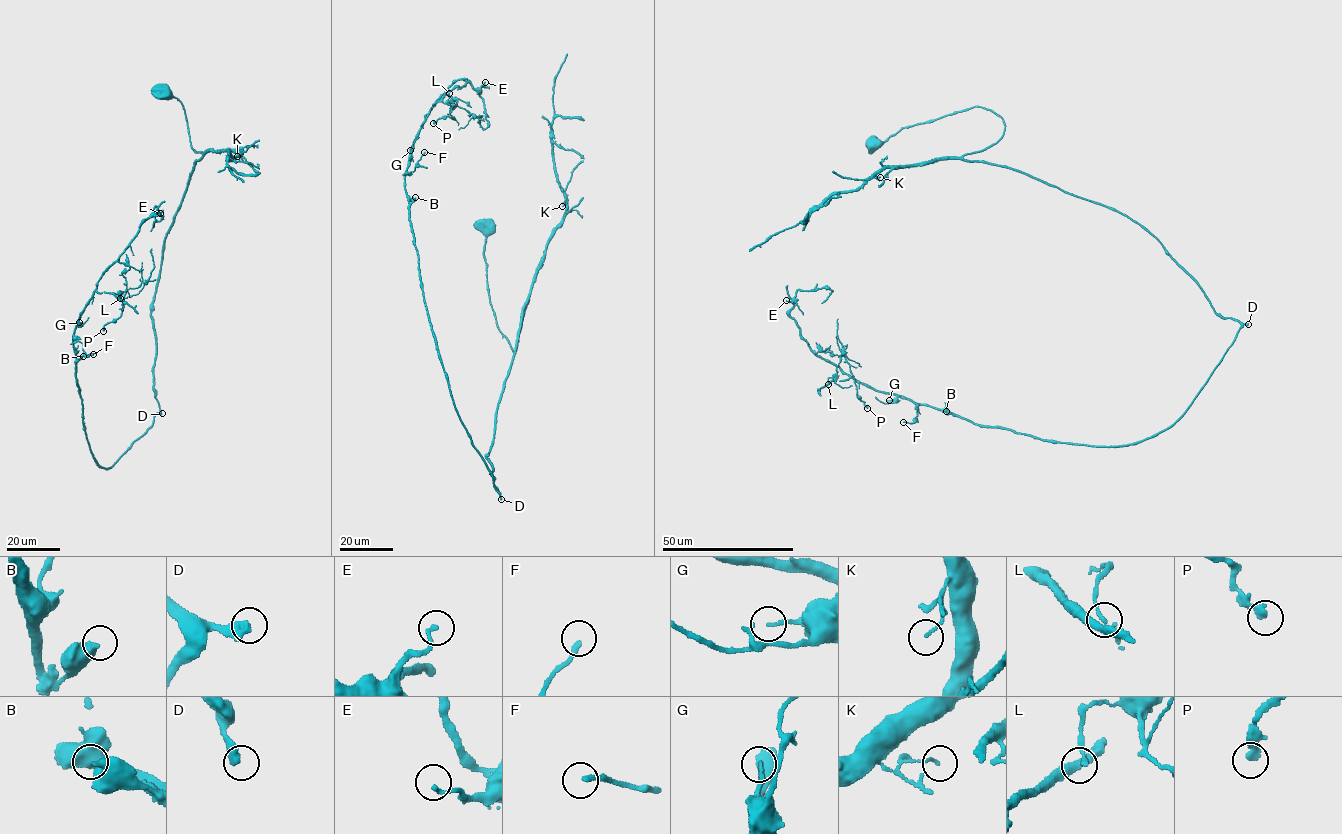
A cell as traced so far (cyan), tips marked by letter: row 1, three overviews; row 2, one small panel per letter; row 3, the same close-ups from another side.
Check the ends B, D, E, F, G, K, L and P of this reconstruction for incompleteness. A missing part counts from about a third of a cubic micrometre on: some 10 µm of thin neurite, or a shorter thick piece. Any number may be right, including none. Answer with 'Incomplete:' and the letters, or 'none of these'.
Incomplete: P

